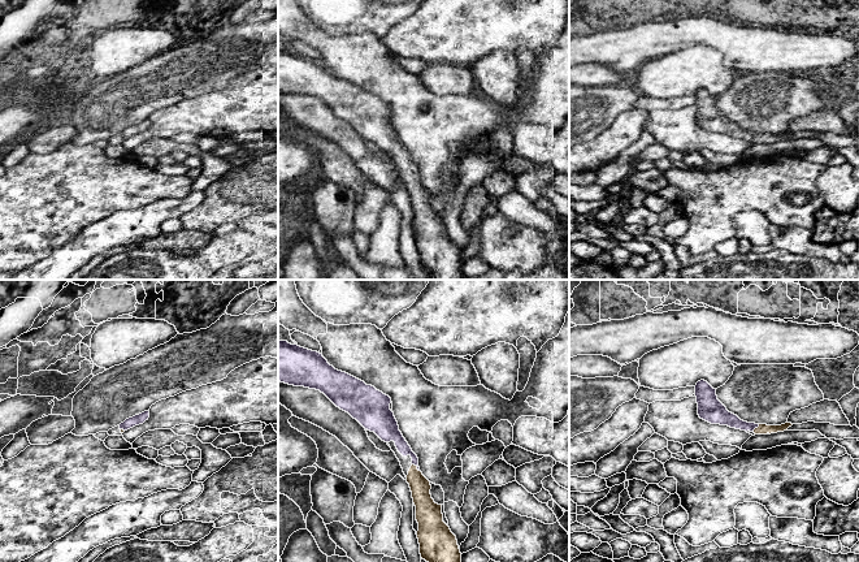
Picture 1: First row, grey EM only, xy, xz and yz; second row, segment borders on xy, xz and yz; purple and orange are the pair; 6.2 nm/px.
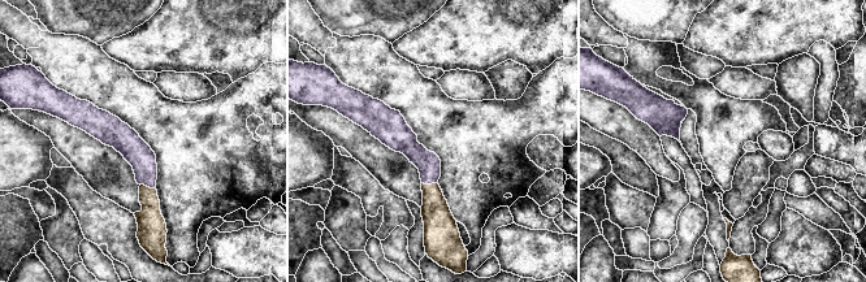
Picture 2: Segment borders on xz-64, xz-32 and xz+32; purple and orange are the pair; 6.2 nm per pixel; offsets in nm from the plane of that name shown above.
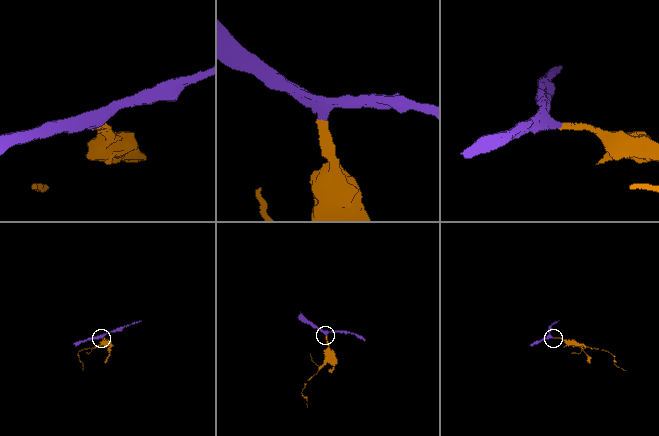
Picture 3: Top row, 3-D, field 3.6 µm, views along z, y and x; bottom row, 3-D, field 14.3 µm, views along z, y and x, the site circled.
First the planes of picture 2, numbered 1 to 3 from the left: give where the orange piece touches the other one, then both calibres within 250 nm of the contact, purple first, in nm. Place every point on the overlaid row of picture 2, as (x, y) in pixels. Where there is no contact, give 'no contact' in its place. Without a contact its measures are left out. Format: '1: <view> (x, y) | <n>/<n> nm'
1: xz-64 (147, 186) | 170/180 nm
2: xz-32 (429, 183) | 150/190 nm
3: no contact

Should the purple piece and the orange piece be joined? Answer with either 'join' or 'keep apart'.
join

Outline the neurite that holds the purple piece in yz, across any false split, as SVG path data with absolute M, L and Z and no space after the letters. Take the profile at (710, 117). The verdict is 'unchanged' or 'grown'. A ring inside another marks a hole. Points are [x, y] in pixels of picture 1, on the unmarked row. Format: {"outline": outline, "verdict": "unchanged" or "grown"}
{"outline": "M700 88L695 94L695 105L698 112L698 124L700 127L711 131L728 134L730 137L750 139L755 143L767 143L788 139L791 131L781 134L755 133L741 129L737 124L729 121L726 116L717 108L716 98L707 90Z", "verdict": "grown"}

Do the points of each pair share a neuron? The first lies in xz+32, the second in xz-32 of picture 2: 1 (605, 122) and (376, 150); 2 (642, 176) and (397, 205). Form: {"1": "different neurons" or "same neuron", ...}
{"1": "same neuron", "2": "same neuron"}

